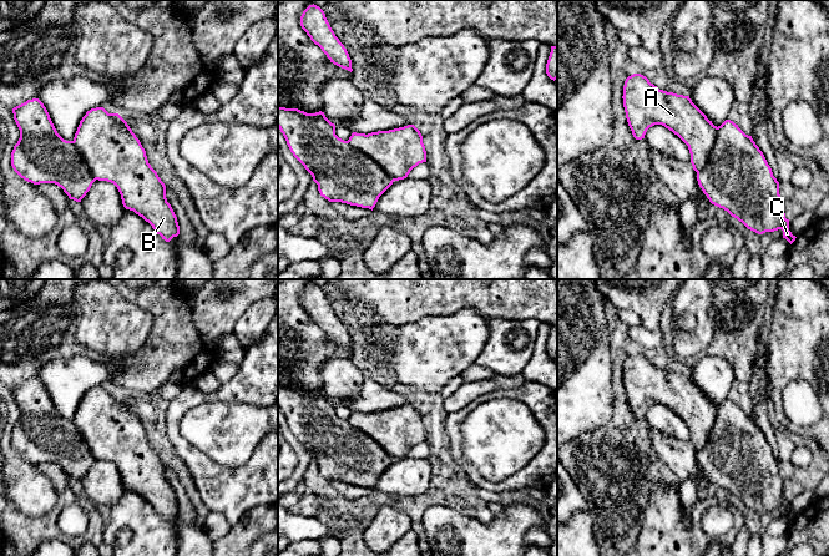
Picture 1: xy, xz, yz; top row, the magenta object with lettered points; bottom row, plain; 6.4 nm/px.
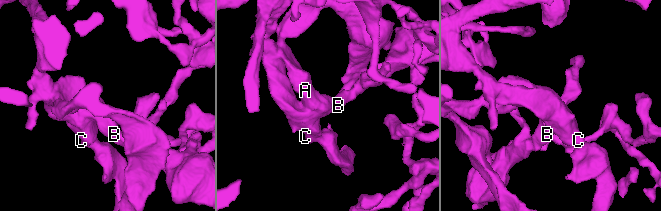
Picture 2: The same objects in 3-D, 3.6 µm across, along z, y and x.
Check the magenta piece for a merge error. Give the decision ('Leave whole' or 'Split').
Leave whole

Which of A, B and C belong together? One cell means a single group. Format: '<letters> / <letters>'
A B C

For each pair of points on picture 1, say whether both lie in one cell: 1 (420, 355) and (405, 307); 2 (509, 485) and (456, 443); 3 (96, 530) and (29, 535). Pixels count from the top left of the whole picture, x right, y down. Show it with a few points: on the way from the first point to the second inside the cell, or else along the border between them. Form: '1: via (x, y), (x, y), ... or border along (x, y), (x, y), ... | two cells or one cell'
1: border along (439, 316), (425, 316), (399, 327) | two cells
2: via (493, 486), (484, 484), (460, 459) | one cell
3: via (80, 540), (69, 540), (56, 532), (45, 532) | one cell

